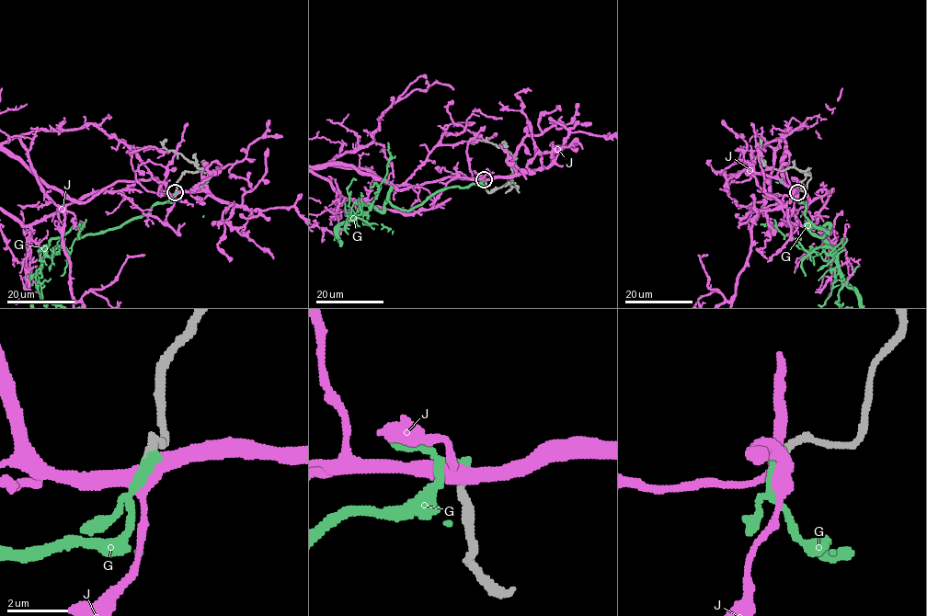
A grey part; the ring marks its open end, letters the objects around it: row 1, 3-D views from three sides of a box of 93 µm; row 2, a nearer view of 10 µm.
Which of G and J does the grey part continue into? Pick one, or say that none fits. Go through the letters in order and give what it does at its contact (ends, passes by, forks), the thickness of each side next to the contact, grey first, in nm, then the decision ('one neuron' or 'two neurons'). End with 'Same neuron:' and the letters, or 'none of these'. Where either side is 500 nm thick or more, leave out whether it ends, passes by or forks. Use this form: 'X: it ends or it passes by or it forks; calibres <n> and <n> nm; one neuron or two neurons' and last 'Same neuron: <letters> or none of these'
G: it ends; calibres 280 and 320 nm; one neuron
J: it passes by; calibres 280 and 480 nm; two neurons
Same neuron: G

